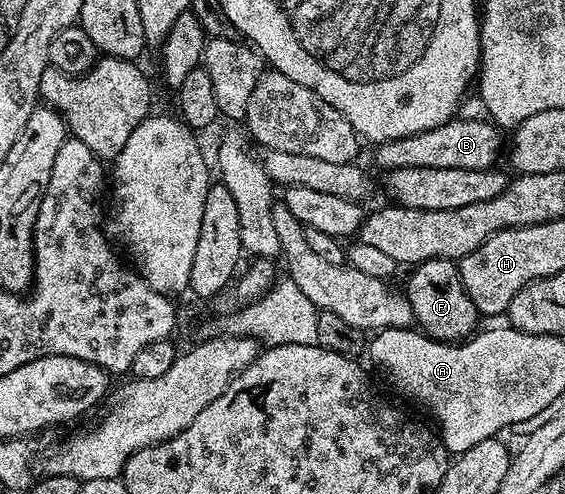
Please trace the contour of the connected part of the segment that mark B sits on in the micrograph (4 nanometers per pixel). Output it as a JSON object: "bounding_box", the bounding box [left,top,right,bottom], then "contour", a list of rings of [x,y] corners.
{"bounding_box":[375,117,503,171],"contour":[[[454,117],[449,120],[448,123],[439,125],[435,129],[427,129],[423,133],[415,133],[411,137],[403,137],[402,139],[396,139],[395,141],[387,141],[386,143],[376,144],[375,151],[377,151],[377,163],[381,166],[381,169],[390,171],[391,169],[403,169],[404,167],[410,167],[411,169],[487,169],[488,167],[494,166],[498,161],[497,158],[502,158],[503,155],[503,143],[501,147],[501,135],[503,135],[502,128],[498,127],[496,123],[492,121],[486,121],[484,118],[481,119],[461,119],[462,117]]]}

